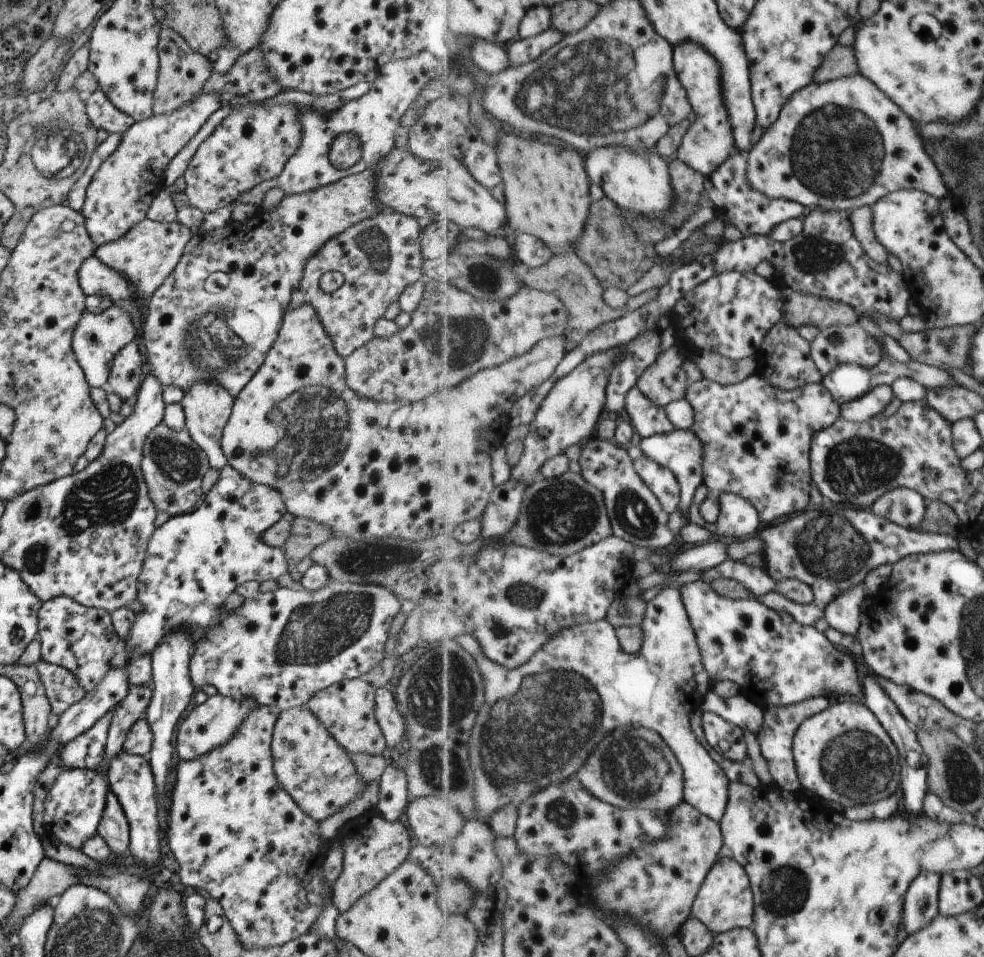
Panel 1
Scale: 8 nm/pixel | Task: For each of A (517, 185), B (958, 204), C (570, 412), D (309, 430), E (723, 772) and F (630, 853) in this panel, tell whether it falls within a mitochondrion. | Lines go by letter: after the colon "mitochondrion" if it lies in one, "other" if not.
A: other
B: other
C: mitochondrion
D: mitochondrion
E: other
F: other

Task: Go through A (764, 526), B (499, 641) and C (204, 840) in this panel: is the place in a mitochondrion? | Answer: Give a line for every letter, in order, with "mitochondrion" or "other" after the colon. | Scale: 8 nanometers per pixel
A: other
B: other
C: other

